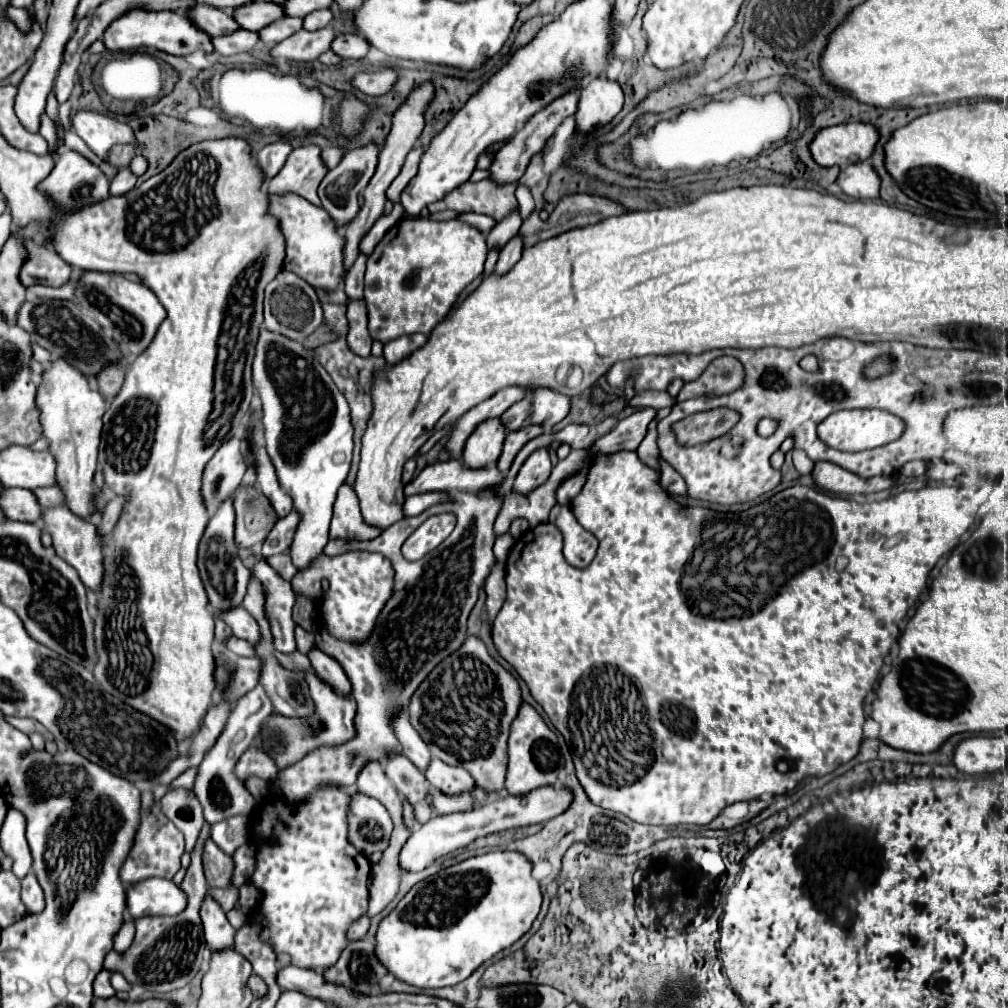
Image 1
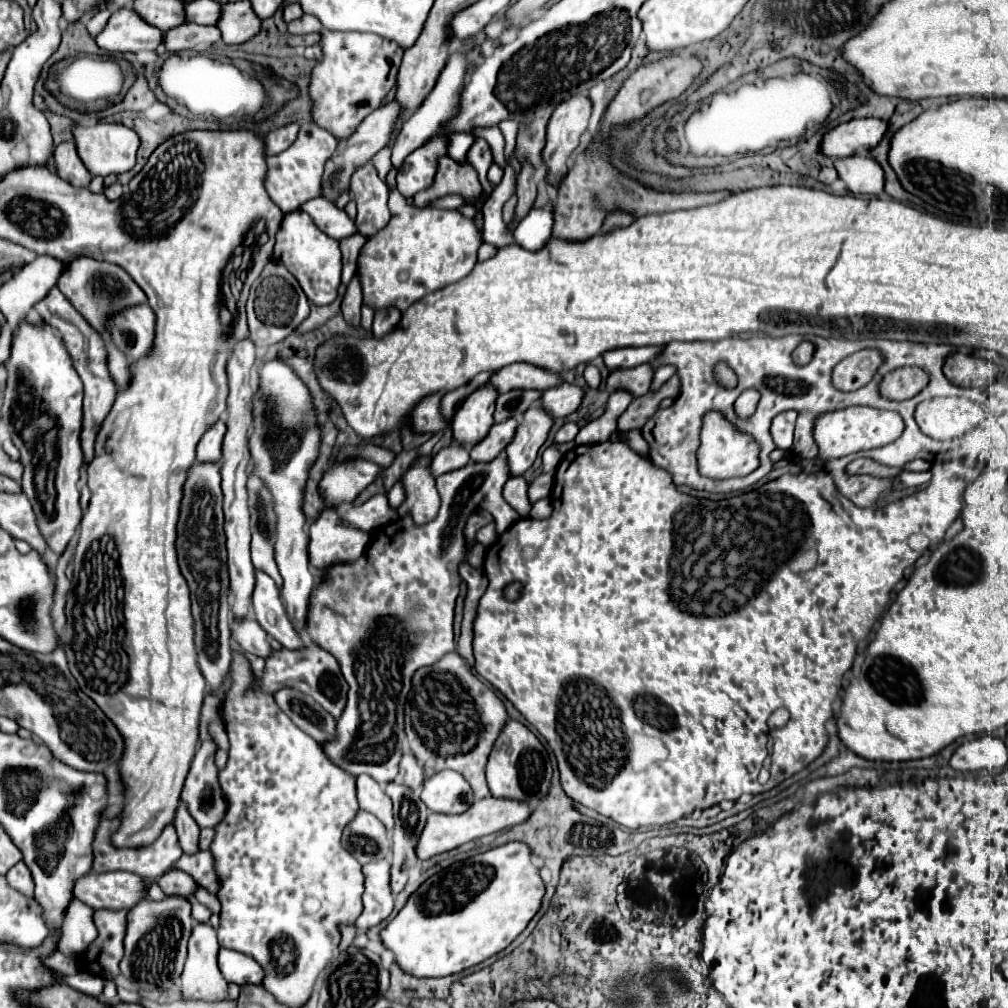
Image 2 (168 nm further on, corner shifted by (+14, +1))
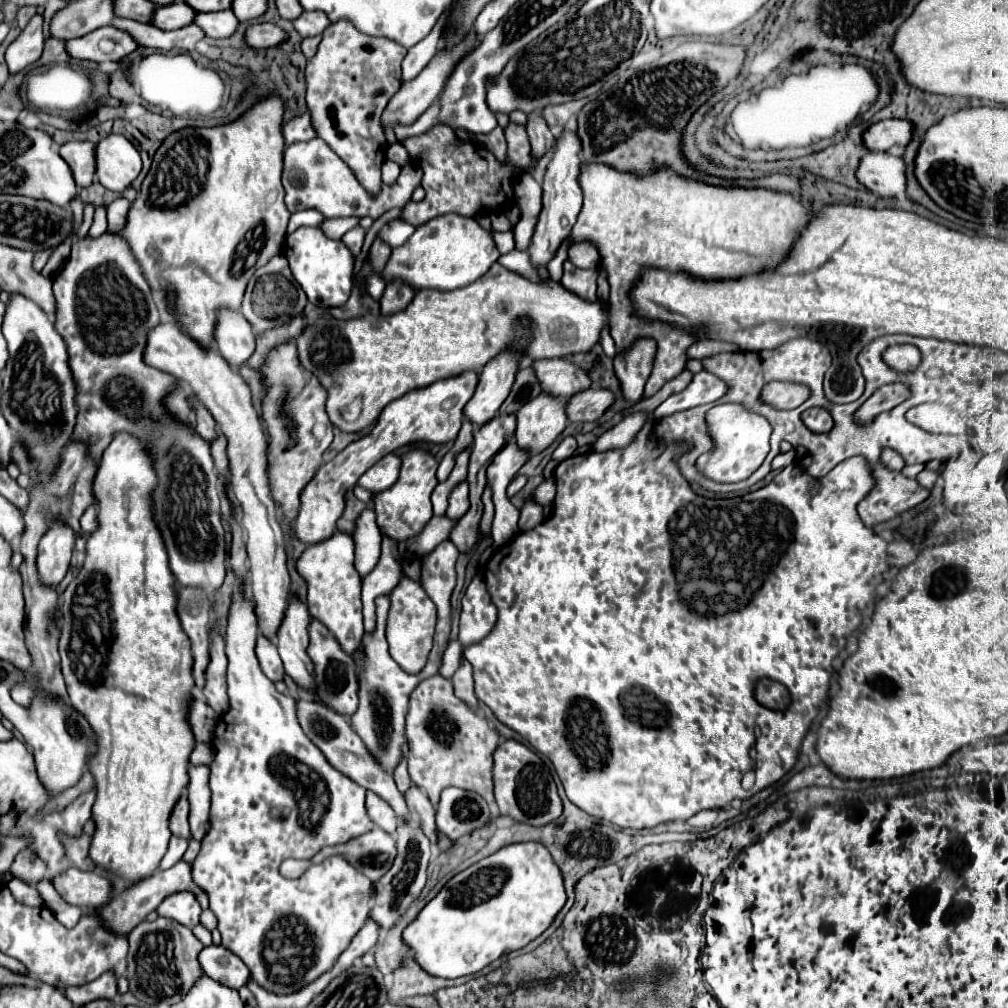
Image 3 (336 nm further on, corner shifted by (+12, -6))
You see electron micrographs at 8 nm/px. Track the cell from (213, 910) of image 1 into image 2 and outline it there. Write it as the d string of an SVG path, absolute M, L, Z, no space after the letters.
M208 923L196 925L188 943L188 959L180 983L182 999L224 1001L228 997L228 983L216 963L218 949L216 931Z

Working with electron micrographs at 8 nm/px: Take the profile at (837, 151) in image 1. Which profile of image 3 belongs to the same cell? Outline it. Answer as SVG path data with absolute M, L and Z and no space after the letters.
M882 120L874 122L862 134L862 146L870 152L898 152L910 142L912 124L908 120Z

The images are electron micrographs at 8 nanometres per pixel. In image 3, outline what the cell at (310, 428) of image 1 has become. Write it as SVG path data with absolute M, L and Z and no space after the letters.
M290 594L284 620L276 634L276 646L278 654L284 662L286 674L304 690L312 690L312 662L308 660L306 648L310 642L308 628L310 628L312 616L308 612L308 604L298 596Z

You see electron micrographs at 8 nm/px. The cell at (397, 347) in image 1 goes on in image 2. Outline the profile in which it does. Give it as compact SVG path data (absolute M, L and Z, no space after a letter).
M378 309L374 315L374 325L372 325L374 337L382 337L390 333L400 323L400 317L402 313L398 313L398 309Z

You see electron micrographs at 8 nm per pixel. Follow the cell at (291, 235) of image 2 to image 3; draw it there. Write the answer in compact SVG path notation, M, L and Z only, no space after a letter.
M302 226L292 234L288 234L282 246L282 254L290 264L292 276L302 286L302 290L306 292L308 300L314 306L334 308L334 306L342 306L348 300L352 290L354 256L348 252L348 248L342 242L328 238L320 228Z

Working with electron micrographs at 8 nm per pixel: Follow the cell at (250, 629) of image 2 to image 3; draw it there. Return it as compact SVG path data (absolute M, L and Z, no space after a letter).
M258 636L258 644L256 644L256 656L260 662L260 668L264 670L264 674L270 680L282 680L284 678L284 668L282 668L282 660L278 656L276 644L266 638L266 636Z

